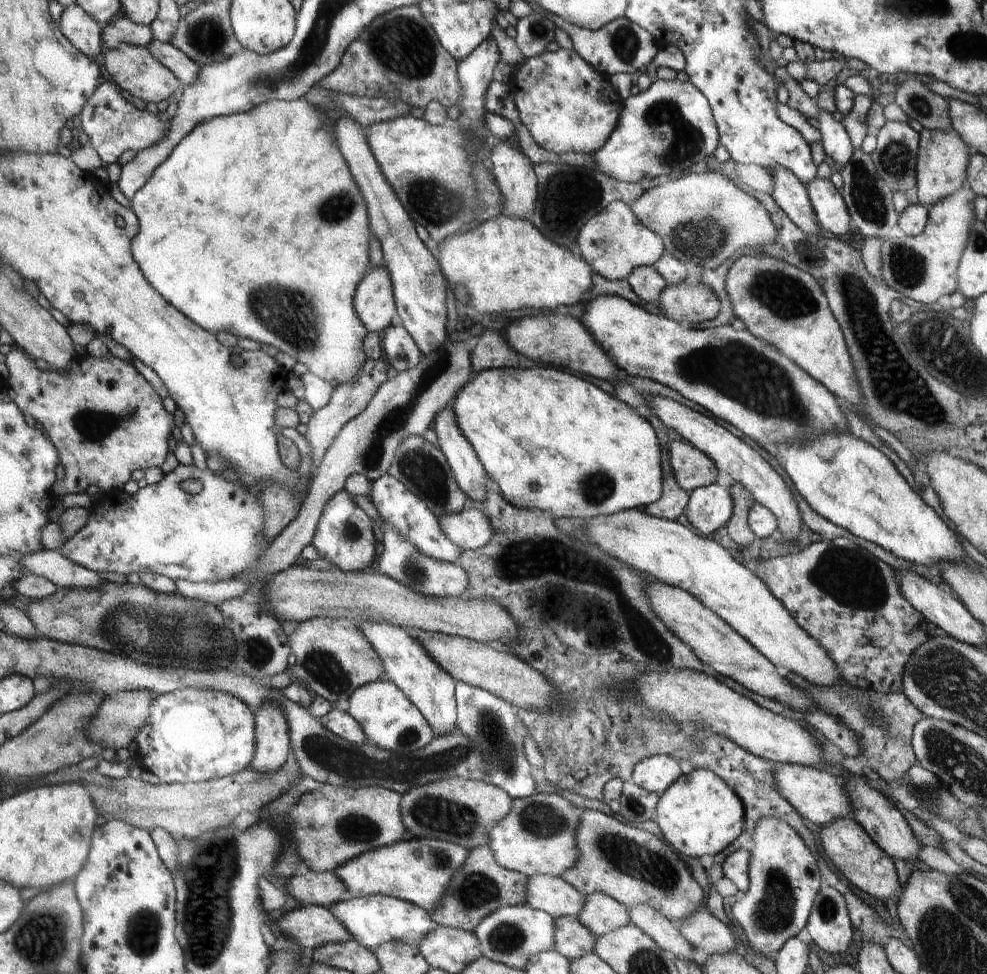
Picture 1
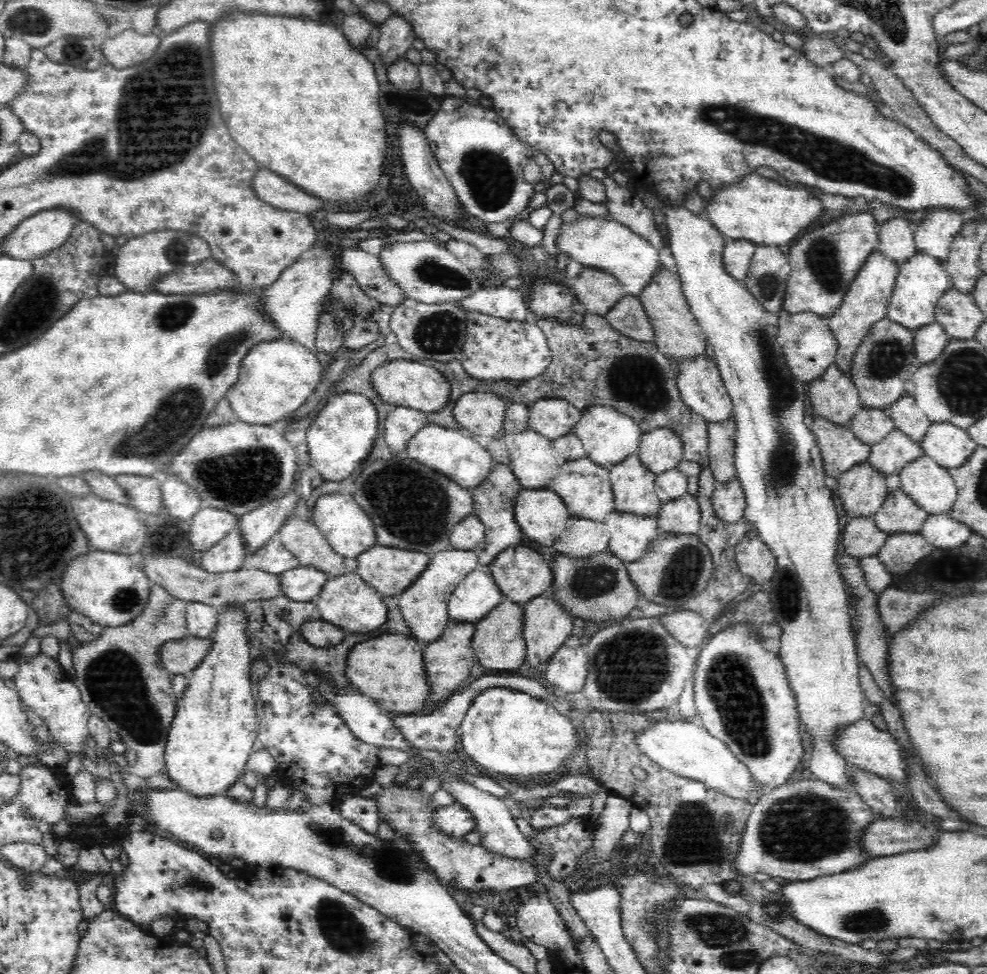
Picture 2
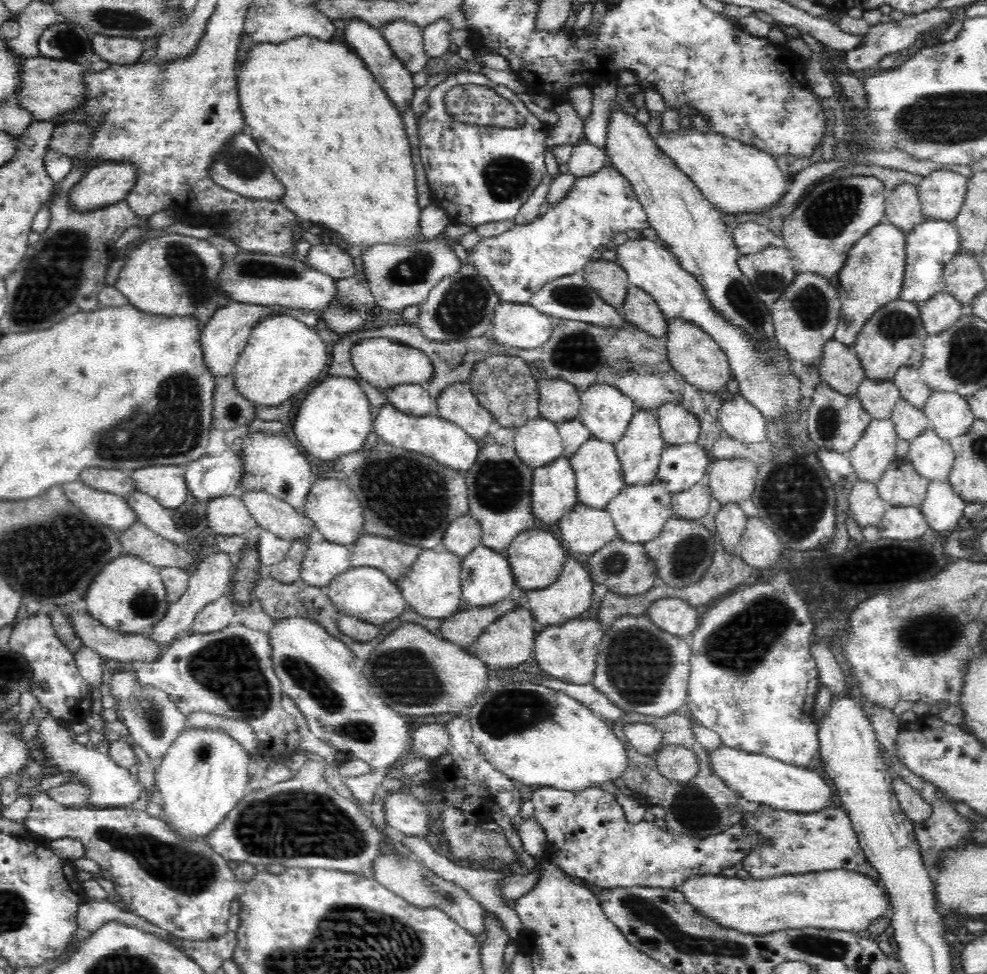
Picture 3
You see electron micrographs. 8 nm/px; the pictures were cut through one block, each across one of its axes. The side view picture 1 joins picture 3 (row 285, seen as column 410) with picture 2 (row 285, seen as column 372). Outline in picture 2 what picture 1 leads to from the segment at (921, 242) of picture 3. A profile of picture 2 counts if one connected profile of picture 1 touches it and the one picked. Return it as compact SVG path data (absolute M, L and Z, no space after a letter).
M915 253L906 262L899 264L899 273L895 282L892 298L887 310L888 319L910 329L918 331L933 323L936 318L937 300L951 287L950 275L945 266L932 255Z

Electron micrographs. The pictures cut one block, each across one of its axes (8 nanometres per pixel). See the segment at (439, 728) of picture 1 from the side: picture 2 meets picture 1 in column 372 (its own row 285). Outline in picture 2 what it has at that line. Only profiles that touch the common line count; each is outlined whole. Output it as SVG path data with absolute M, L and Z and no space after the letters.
M580 218L578 222L563 222L562 234L558 236L557 248L570 254L569 258L586 266L596 266L614 275L628 294L638 297L650 284L654 272L662 268L662 262L655 249L642 235L638 235L612 218Z

